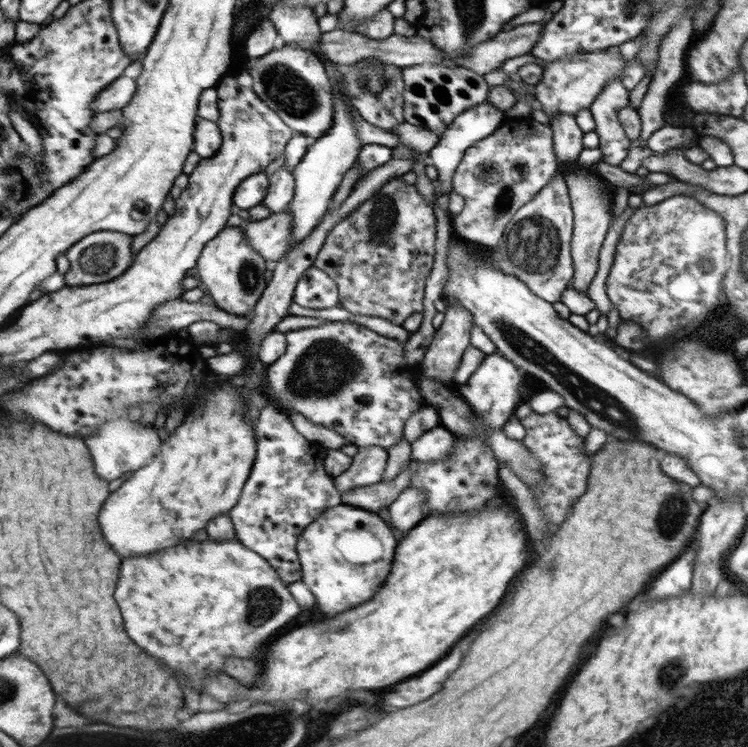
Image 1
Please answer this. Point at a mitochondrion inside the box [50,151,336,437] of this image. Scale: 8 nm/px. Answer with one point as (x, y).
(101, 258)

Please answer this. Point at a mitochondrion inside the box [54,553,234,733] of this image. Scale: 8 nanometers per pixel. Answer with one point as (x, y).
(161, 717)

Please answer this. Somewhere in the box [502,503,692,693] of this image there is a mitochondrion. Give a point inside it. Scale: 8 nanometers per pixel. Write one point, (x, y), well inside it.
(669, 673)

